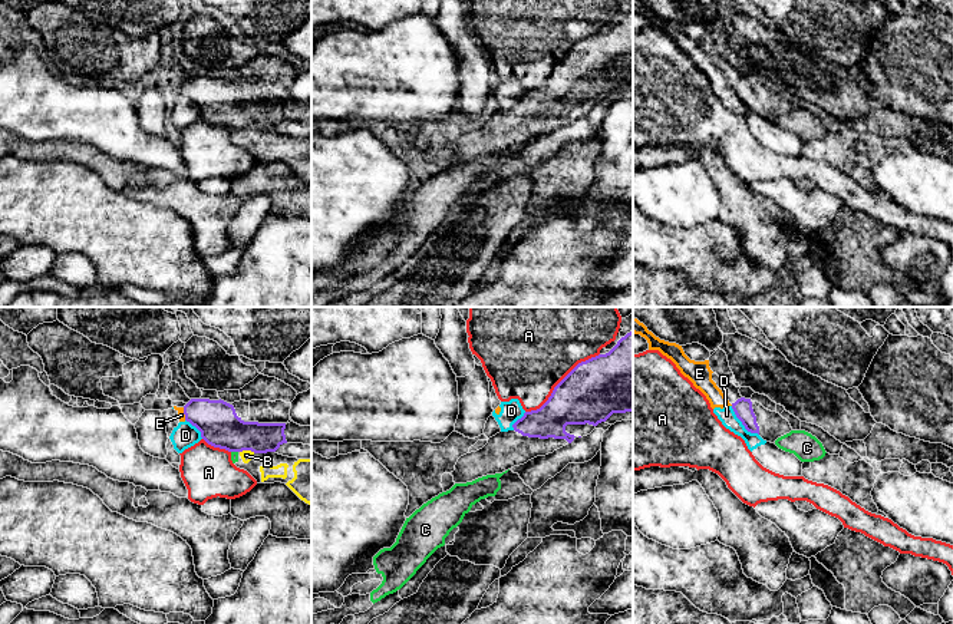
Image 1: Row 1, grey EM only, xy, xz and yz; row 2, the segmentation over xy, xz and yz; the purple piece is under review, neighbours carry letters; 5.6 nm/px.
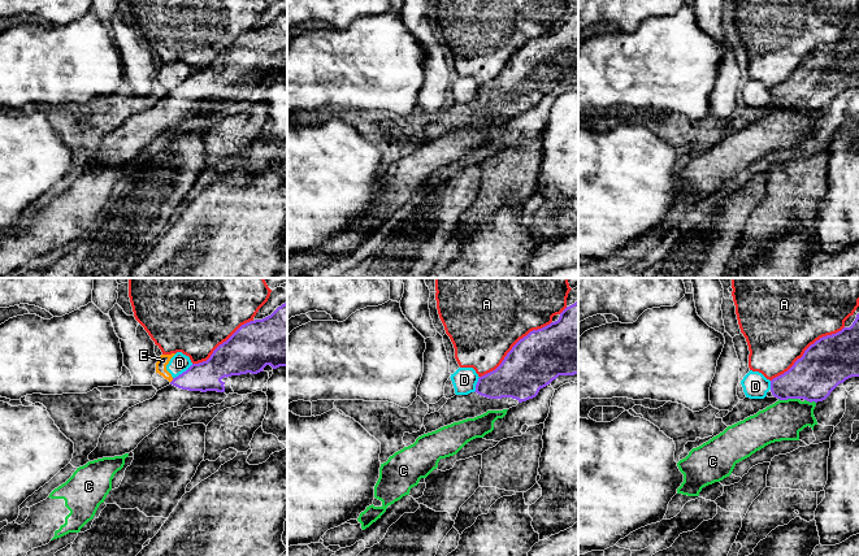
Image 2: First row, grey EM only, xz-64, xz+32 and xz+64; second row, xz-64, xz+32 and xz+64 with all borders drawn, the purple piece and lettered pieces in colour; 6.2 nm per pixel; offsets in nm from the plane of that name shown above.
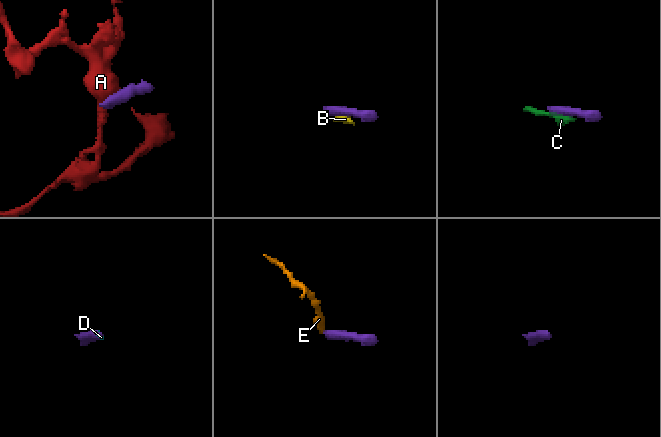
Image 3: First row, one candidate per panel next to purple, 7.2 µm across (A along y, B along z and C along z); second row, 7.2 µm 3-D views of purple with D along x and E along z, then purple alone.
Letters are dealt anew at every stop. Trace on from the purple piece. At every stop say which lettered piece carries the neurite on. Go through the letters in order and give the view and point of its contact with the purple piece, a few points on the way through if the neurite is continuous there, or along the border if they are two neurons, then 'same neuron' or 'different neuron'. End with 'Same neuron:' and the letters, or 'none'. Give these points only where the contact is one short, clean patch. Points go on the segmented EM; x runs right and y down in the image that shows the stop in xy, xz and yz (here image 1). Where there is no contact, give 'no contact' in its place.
A: meets purple in xz at (560, 382); different neuron
B: meets purple in xy at (247, 449); different neuron
C: meets purple in xy at (234, 451); border along xy (231, 451), (237, 452); different neuron
D: meets purple in yz at (742, 423); border along yz (731, 406), (741, 423), (758, 435); different neuron
E: meets purple in xy at (184, 413); border along xy (182, 408), (185, 419); different neuron
Same neuron: none

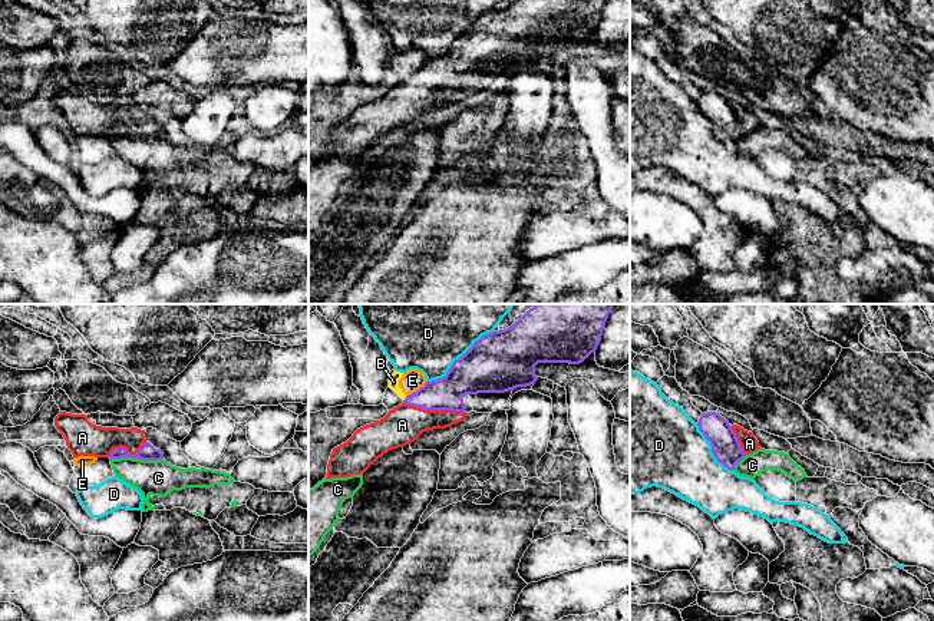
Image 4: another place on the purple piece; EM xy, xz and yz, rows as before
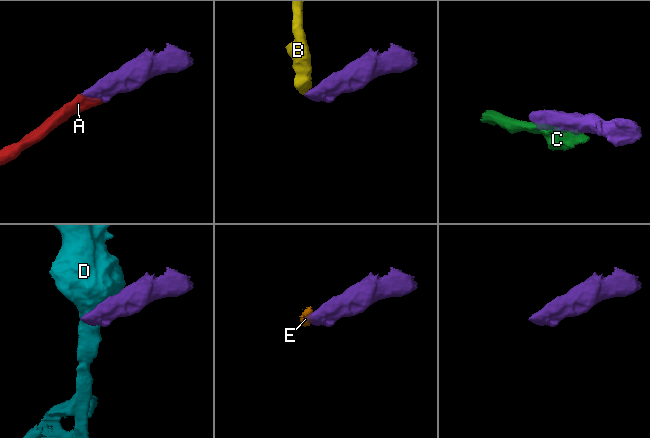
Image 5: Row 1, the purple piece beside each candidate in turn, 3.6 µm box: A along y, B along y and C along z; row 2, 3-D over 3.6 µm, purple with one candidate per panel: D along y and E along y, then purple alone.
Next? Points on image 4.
A: meets purple in xz at (435, 409); runs through xz (465, 376), (435, 409), (425, 409), (402, 425); same neuron
B: meets purple in xz at (405, 399); border along xz (406, 396), (403, 400); different neuron
C: meets purple in xy at (137, 458); border along xy (111, 458), (162, 459); different neuron
D: meets purple in xz at (459, 357); different neuron
E: meets purple in xz at (418, 390); border along xz (426, 382), (406, 396); different neuron
Same neuron: A

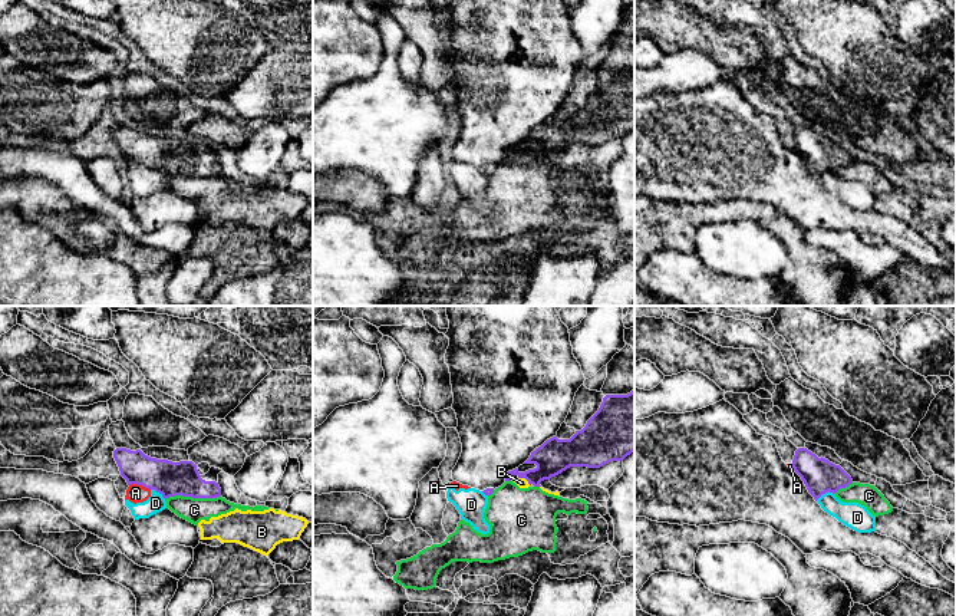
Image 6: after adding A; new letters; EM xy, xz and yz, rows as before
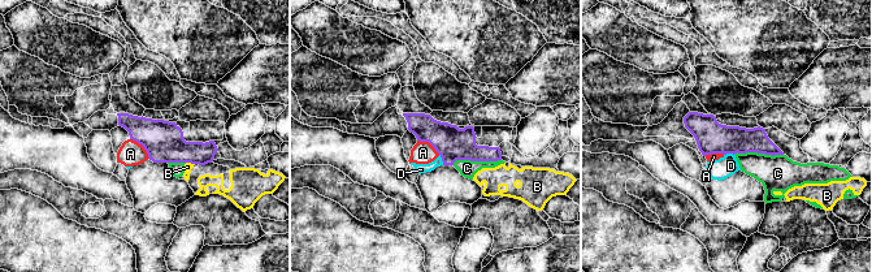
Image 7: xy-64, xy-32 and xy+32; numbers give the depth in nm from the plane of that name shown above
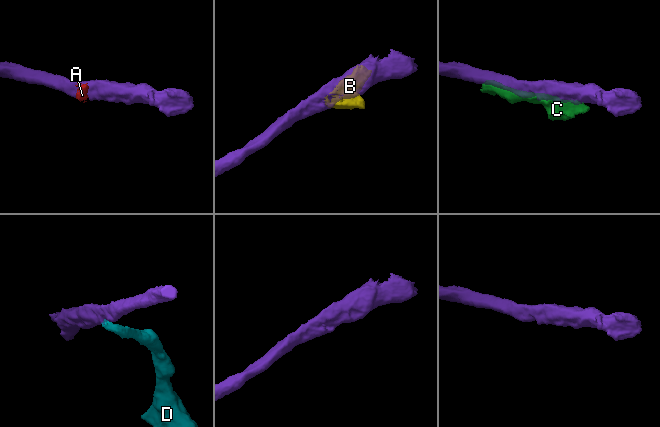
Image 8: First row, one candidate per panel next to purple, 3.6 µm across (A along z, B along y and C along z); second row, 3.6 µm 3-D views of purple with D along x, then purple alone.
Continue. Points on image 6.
A: meets purple in xy at (139, 484); border along xy (129, 484), (141, 484), (150, 490); different neuron
B: meets purple in xz at (524, 477); different neuron
C: meets purple in xy at (193, 497); different neuron
D: meets purple in yz at (824, 493); border along yz (833, 493), (827, 491), (816, 500); different neuron
Same neuron: none

